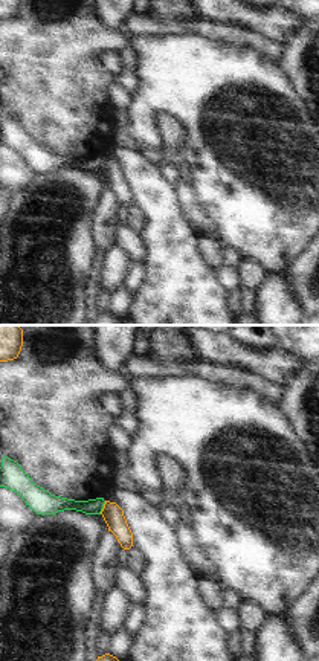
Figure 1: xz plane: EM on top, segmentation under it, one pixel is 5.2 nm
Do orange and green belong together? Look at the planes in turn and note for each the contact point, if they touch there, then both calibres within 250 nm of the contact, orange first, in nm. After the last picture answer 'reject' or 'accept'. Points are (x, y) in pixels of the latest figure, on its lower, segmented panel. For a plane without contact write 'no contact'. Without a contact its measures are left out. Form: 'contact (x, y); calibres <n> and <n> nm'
contact (104, 507); calibres 110 and 80 nm

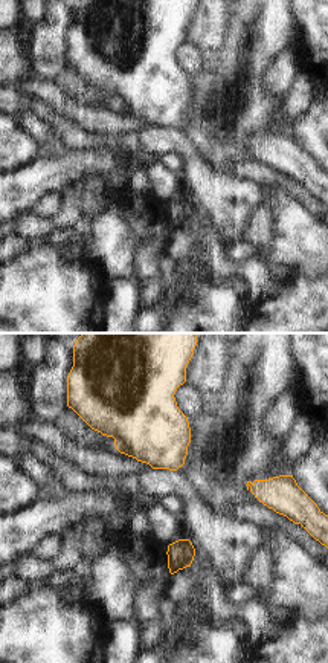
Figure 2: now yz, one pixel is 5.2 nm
no contact

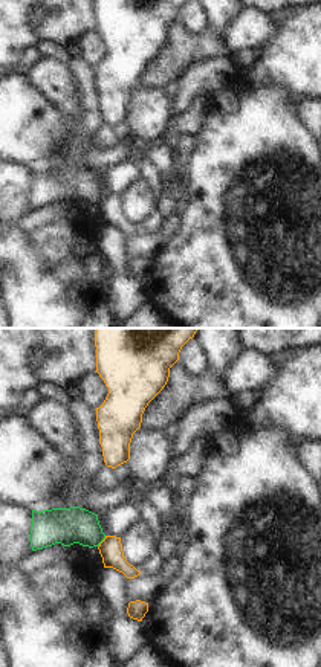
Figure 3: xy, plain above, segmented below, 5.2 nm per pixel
contact (101, 542); calibres 120 and 190 nm

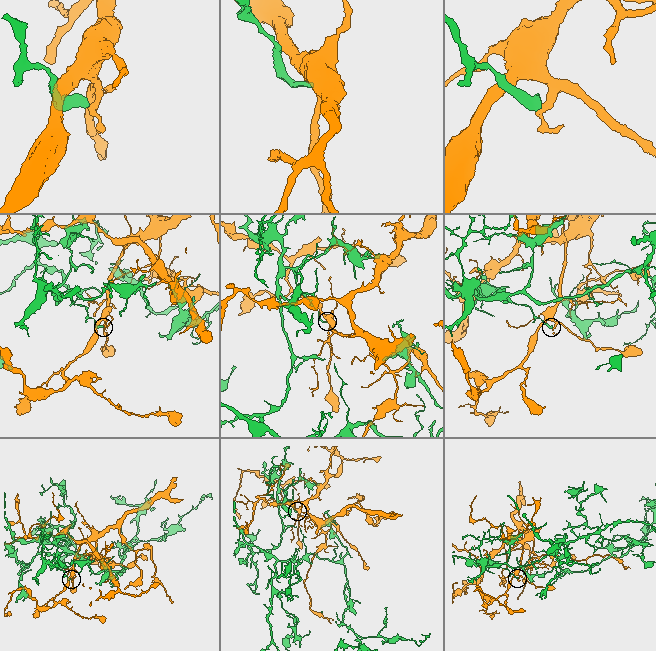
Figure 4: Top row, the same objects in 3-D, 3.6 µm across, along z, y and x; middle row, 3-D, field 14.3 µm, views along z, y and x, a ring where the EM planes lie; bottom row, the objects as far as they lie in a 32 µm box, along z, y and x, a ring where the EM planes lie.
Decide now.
reject

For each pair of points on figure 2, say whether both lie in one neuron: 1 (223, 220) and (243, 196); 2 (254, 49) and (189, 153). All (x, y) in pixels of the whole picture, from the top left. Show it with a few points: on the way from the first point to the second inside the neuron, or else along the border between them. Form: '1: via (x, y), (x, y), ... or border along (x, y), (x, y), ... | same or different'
1: via (229, 214), (237, 202) | same
2: border along (174, 129), (218, 173) | different

